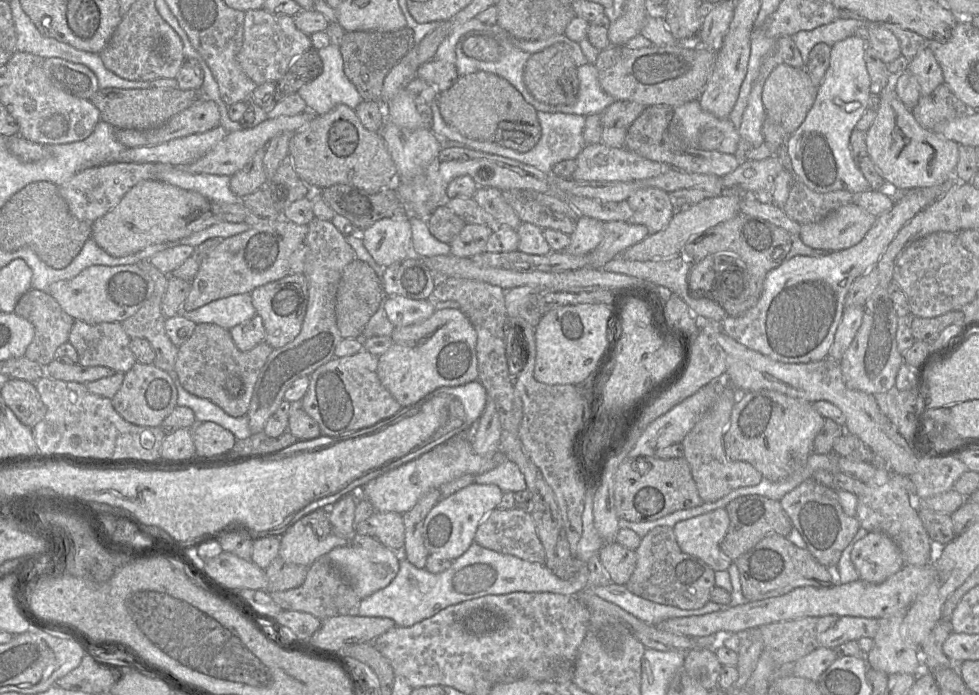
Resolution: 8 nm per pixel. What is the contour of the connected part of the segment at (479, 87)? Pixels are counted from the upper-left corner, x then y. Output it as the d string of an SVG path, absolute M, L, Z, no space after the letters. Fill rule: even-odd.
M488 72L459 76L435 102L446 125L468 139L486 141L525 153L541 138L537 111L506 79Z

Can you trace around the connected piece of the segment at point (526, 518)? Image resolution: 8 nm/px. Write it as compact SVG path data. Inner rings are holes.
M496 508L478 526L474 542L499 553L513 555L529 562L545 564L545 550L538 537L530 511L517 508Z

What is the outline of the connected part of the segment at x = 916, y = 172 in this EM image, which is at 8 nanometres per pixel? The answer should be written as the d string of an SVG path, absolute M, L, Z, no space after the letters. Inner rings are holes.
M889 82L876 96L876 117L866 131L867 155L886 181L902 190L912 188L945 188L954 179L959 144L923 128L898 98L894 83Z

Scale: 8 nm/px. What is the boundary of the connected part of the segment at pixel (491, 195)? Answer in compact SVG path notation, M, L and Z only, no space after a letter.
M478 187L472 198L493 217L496 225L507 225L516 230L521 224L522 221L505 201L501 190L492 187Z

